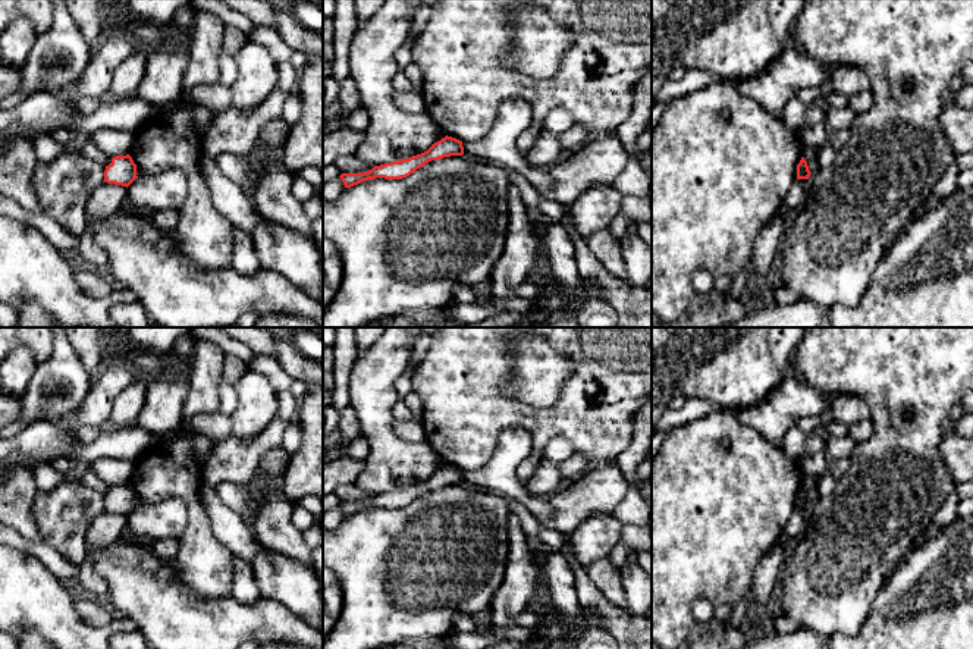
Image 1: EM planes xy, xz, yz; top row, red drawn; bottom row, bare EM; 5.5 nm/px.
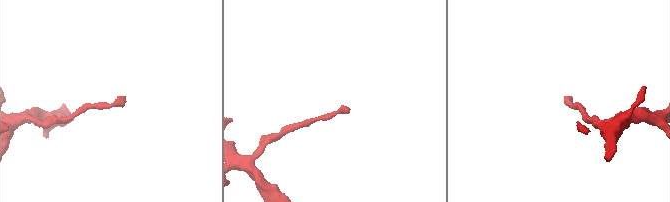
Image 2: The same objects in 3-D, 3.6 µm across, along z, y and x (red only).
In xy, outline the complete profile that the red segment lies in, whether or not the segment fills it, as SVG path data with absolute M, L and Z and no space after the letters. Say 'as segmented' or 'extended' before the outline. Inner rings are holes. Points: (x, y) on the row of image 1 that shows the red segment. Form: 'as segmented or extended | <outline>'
as segmented | M129 154L116 156L112 163L106 166L104 182L129 186L136 179L136 164Z

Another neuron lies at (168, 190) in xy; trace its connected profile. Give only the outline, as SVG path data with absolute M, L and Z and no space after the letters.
M167 169L157 175L138 175L128 186L128 204L141 213L158 209L179 209L189 194L189 179L183 170Z

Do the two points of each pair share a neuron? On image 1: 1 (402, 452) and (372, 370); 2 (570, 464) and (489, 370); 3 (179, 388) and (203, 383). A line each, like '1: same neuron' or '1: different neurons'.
1: same neuron
2: different neurons
3: different neurons

